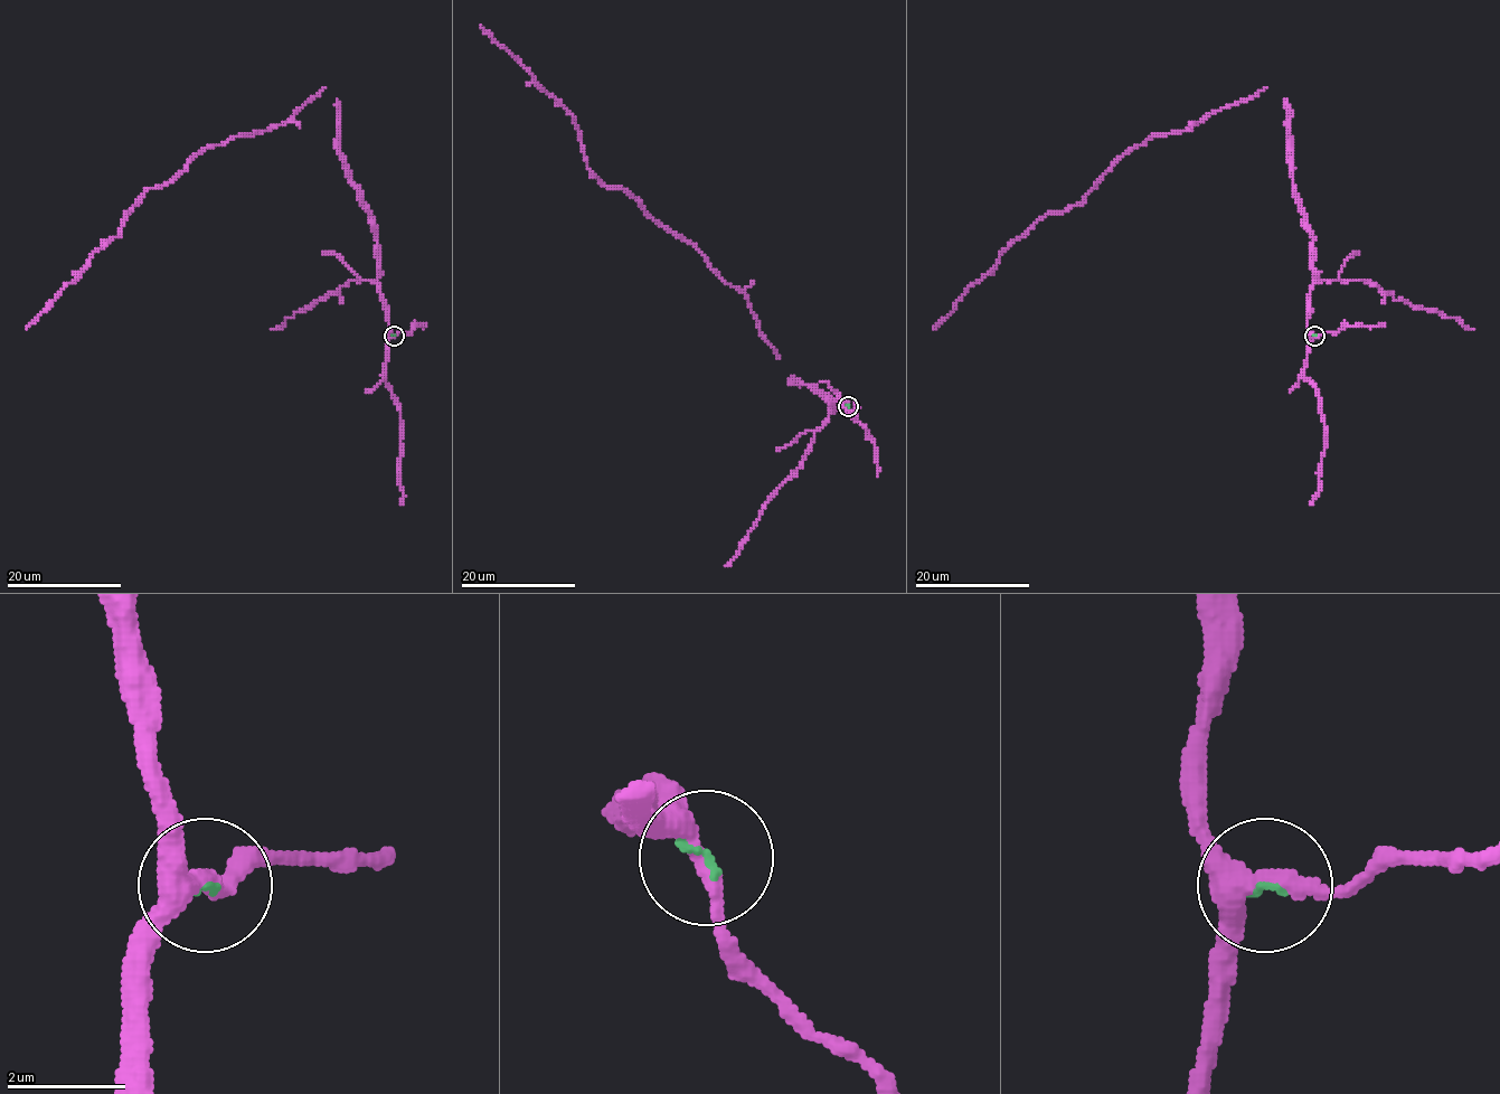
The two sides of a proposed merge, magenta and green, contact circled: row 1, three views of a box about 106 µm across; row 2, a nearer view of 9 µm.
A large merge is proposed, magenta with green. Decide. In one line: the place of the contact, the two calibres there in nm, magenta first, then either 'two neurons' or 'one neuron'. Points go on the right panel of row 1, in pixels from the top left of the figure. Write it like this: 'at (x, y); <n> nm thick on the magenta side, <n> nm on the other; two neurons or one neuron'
at (1314, 336); 300 nm thick on the magenta side, 80 nm on the other; one neuron

